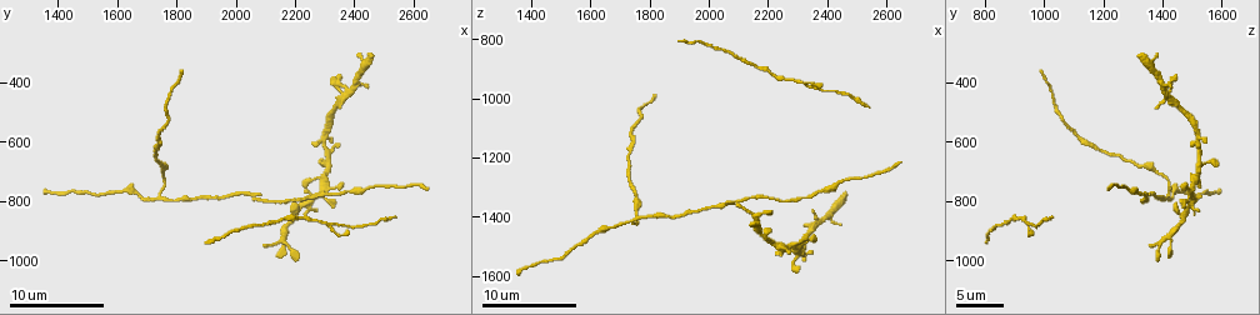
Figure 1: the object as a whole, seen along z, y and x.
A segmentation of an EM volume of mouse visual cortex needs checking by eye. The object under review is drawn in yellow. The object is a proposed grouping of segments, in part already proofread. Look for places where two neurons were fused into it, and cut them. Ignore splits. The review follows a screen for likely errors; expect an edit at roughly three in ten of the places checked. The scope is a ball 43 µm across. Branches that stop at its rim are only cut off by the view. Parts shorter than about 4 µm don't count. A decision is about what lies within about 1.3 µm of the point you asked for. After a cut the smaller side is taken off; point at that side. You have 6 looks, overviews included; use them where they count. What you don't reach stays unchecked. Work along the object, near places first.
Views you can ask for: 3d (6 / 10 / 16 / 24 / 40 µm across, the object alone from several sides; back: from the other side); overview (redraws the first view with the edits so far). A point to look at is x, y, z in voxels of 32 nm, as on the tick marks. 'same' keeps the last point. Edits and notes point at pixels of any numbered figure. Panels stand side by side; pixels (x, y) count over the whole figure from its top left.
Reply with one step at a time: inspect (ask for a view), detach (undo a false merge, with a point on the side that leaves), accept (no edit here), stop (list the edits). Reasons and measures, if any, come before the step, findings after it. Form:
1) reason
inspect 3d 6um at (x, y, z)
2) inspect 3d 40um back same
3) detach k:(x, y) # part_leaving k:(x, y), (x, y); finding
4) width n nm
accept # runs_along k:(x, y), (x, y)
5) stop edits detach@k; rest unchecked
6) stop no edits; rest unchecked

small branch off a trunk
inspect 3d 10um at (2170, 920, 1410)

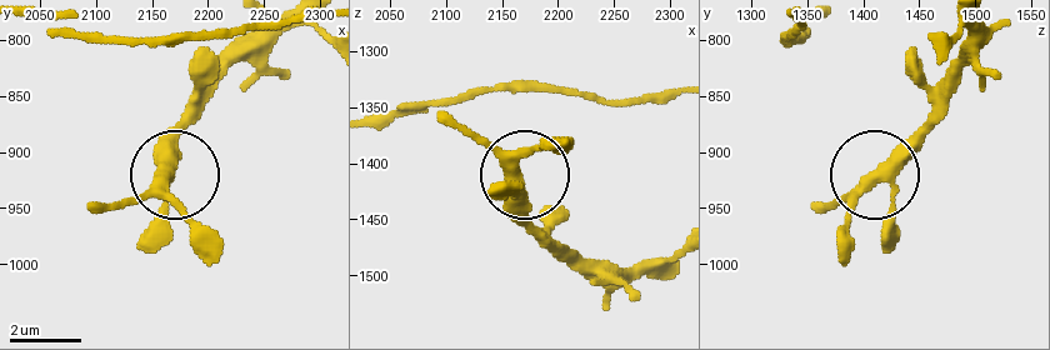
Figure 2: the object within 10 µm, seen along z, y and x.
arms 4
accept # one neuron here

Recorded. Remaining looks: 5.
inspect 3d 10um at (2330, 770, 1330)

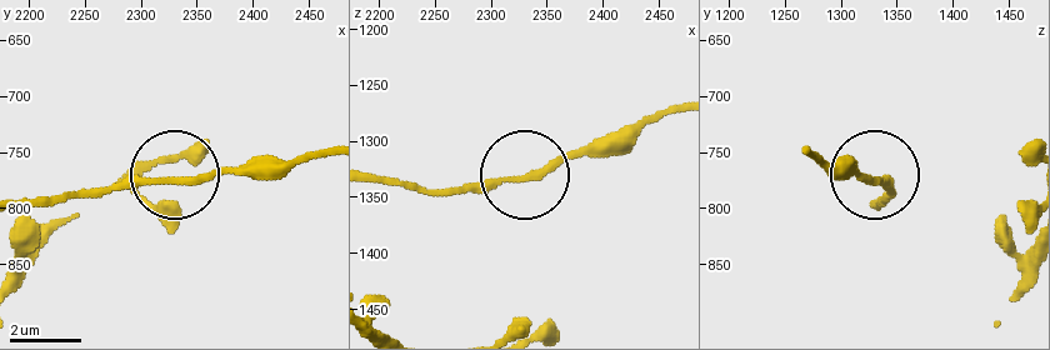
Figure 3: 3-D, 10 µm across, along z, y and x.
width 200 nm
accept # runs_along 3:(523, 176), (424, 195); all the same neuron

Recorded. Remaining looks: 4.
three arms meet
inspect 3d 10um at (1730, 780, 1420)

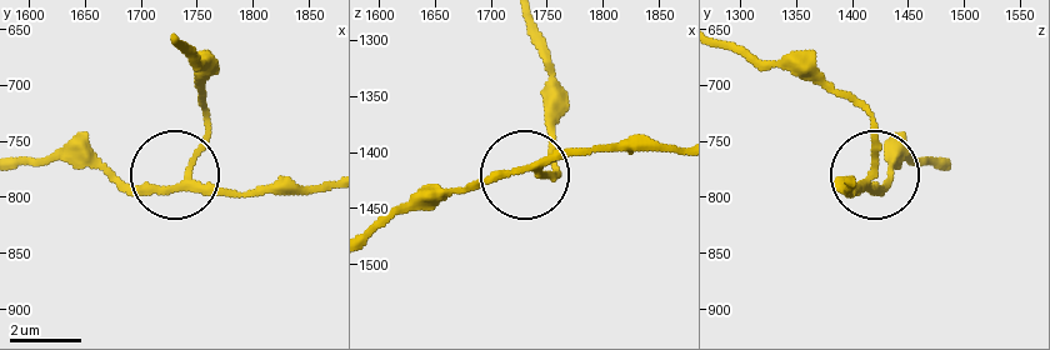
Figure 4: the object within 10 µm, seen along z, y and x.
accept # runs_along 4:(323, 188), (215, 196), (74, 170); continuous, no second neuron

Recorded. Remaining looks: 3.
stop no edits; rest unchecked

